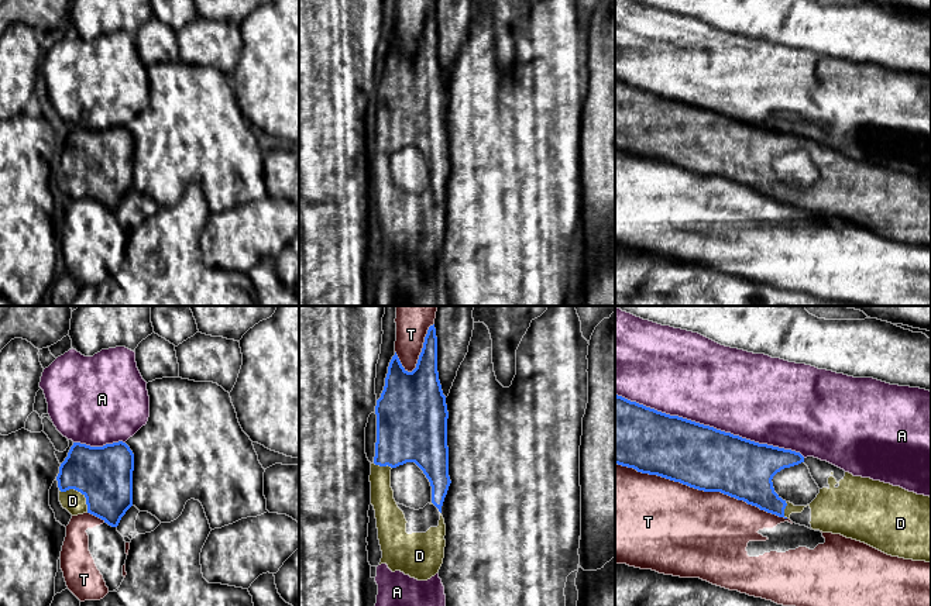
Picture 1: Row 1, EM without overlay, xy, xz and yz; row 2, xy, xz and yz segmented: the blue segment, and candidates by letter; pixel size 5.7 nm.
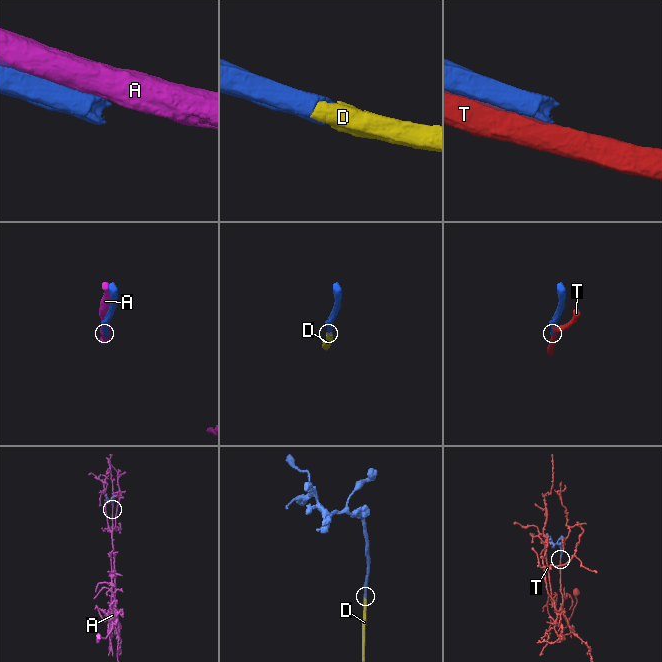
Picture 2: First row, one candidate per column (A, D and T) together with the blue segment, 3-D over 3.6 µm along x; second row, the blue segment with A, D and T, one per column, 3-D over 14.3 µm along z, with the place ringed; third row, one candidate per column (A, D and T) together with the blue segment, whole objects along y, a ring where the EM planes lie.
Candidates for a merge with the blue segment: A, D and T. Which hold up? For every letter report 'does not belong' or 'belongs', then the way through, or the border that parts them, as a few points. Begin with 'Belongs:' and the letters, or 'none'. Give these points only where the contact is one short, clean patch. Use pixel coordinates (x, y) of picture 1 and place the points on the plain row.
Belongs: D
A: does not belong
D: belongs
T: does not belong

